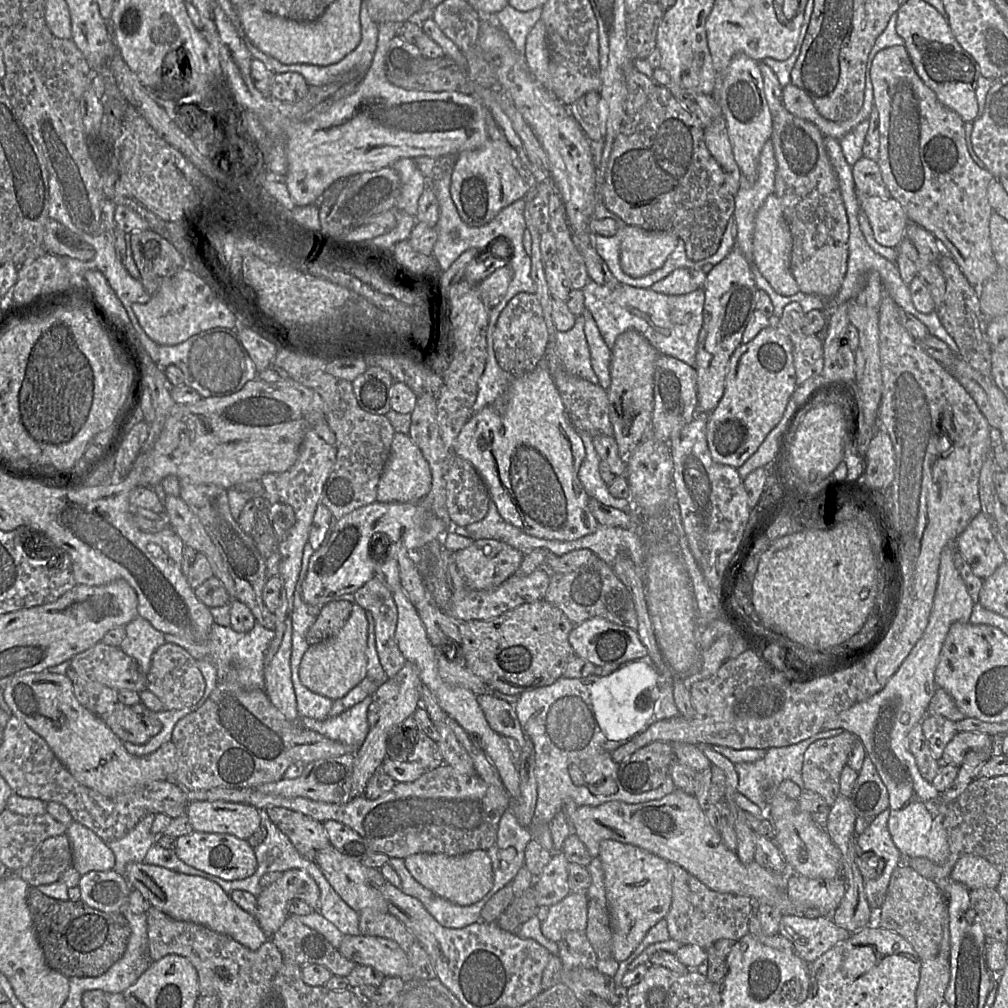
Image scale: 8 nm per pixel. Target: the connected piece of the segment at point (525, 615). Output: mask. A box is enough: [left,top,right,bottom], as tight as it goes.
[458,599,575,695]

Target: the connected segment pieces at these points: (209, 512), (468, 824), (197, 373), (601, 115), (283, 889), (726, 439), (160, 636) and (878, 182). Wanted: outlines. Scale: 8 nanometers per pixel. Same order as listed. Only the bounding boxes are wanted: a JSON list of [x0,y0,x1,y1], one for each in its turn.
[[179,481,275,630],[184,764,511,859],[152,327,258,398],[567,91,608,141],[255,869,320,939],[706,325,796,469],[119,616,166,675],[852,157,892,199]]

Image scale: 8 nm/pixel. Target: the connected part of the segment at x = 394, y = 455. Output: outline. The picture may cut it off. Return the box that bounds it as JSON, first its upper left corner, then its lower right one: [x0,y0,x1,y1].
[376,433,431,502]

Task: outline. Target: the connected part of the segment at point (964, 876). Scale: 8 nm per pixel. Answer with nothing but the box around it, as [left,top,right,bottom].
[950,853,1002,889]

